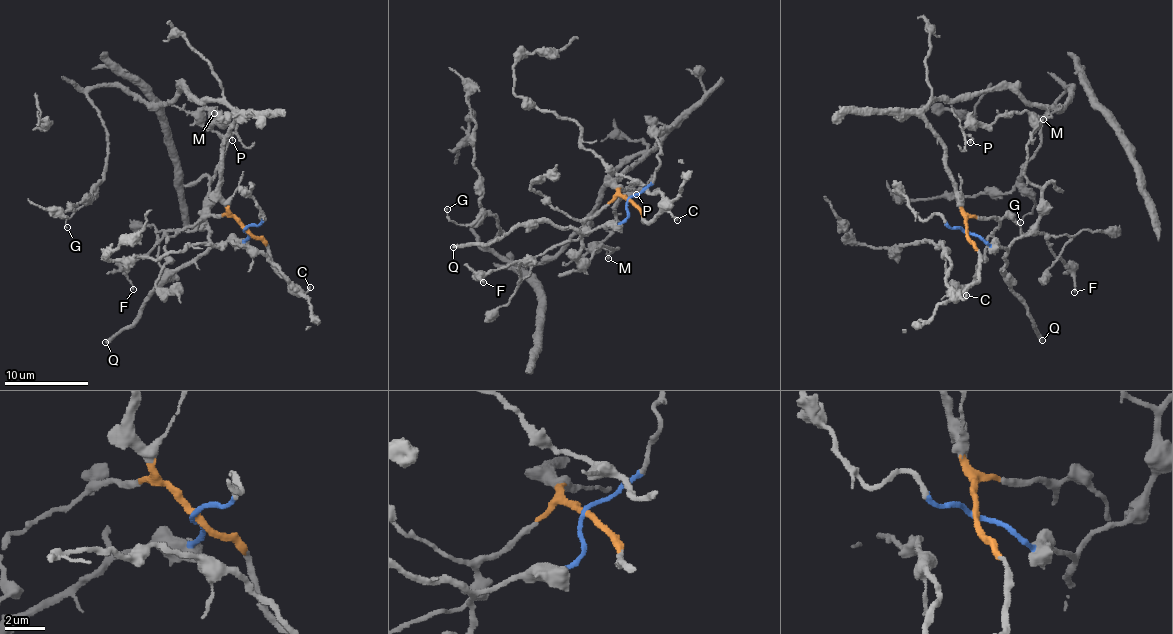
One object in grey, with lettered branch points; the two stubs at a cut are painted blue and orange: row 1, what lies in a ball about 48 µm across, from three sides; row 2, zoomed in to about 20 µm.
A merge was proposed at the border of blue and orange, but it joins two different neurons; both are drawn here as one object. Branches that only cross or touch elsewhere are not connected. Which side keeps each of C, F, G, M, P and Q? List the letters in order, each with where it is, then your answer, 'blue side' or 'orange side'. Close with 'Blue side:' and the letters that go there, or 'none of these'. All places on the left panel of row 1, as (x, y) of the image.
C: place (310, 287); orange side
F: place (133, 289); orange side
G: place (67, 227); orange side
M: place (214, 113); blue side
P: place (232, 140); blue side
Q: place (105, 342); blue side
Blue side: M, P, Q

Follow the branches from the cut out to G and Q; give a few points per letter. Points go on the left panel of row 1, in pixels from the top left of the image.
G: (244, 229), (220, 194), (234, 113), (104, 85), (102, 183), (67, 227)
Q: (244, 229), (248, 236), (243, 239), (208, 247), (179, 266), (135, 320), (105, 342)

